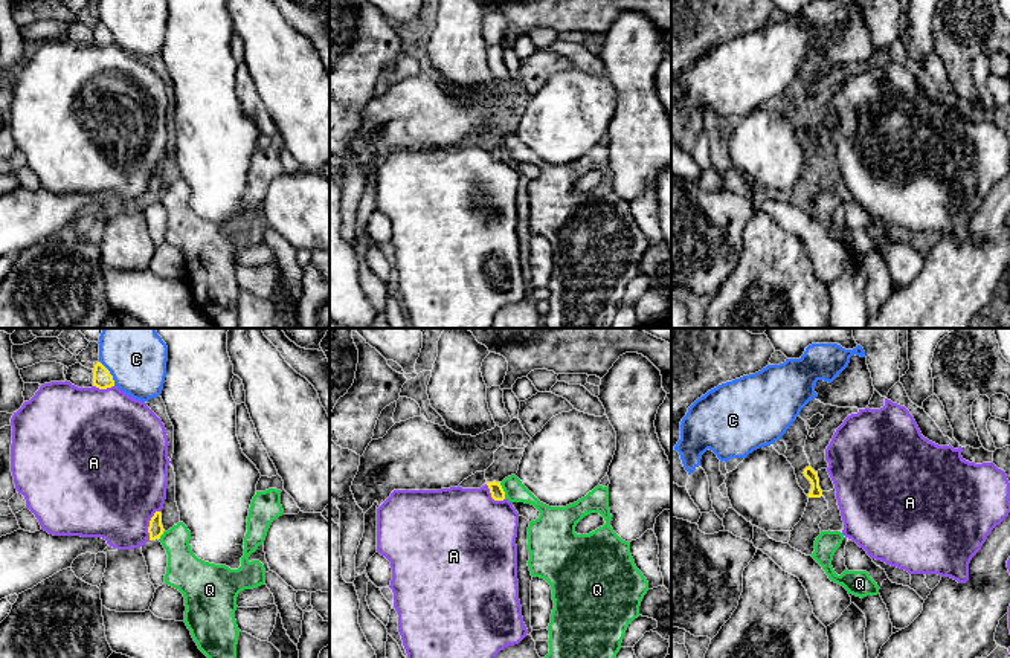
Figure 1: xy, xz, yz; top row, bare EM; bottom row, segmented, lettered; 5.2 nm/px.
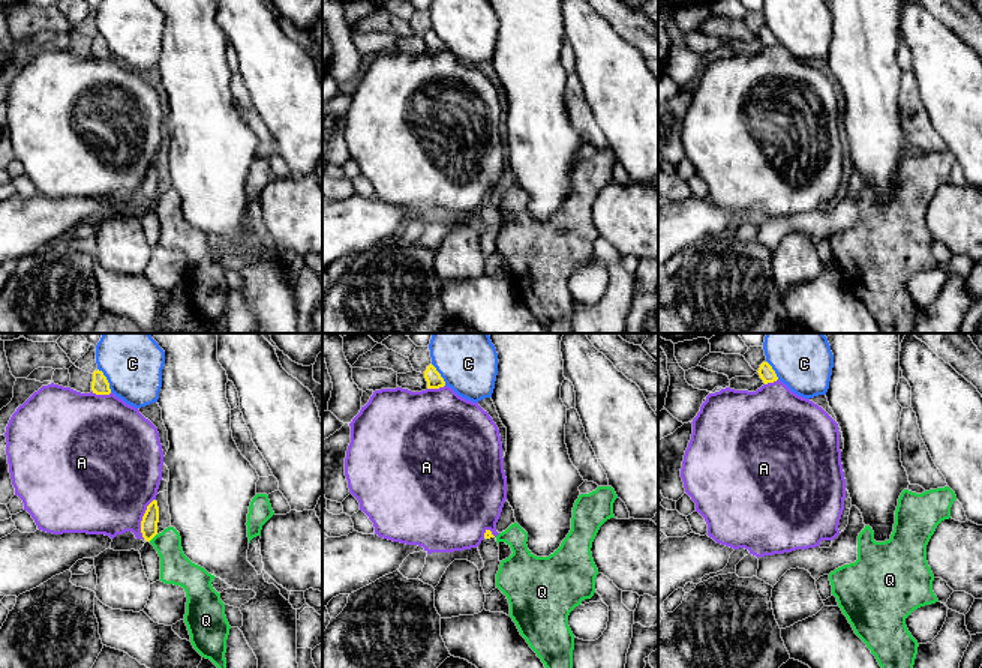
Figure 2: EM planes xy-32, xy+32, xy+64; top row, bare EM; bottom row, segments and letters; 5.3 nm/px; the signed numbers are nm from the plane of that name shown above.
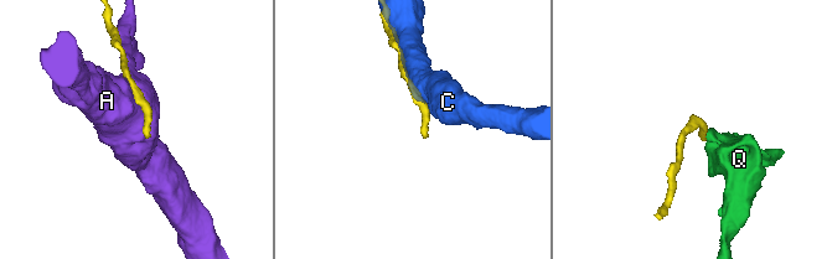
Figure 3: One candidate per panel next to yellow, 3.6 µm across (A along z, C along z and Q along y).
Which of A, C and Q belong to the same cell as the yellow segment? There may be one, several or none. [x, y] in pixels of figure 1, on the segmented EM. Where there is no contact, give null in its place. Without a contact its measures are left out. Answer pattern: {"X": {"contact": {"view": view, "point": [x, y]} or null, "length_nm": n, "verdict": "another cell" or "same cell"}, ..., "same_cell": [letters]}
{"A": {"contact": {"view": "xy", "point": [150, 524]}, "length_nm": 170, "verdict": "another cell"}, "C": {"contact": {"view": "xy", "point": [109, 373]}, "length_nm": 160, "verdict": "another cell"}, "Q": {"contact": {"view": "xz", "point": [502, 490]}, "length_nm": 90, "verdict": "another cell"}, "same_cell": []}

